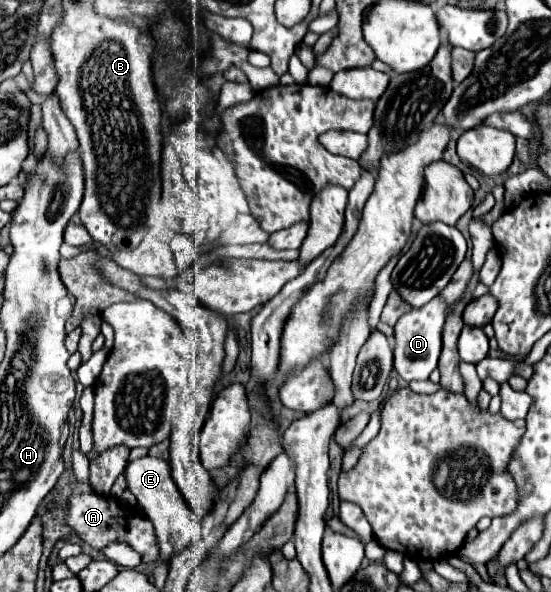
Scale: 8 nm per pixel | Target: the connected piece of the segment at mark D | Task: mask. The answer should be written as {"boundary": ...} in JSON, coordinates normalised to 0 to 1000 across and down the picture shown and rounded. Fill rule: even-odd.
{"boundary":[[[789,500],[782,510],[775,510],[764,520],[750,520],[746,527],[731,530],[717,547],[717,628],[735,639],[779,639],[779,632],[793,622],[793,608],[800,598],[800,561],[811,534],[811,514],[800,500]]]}

